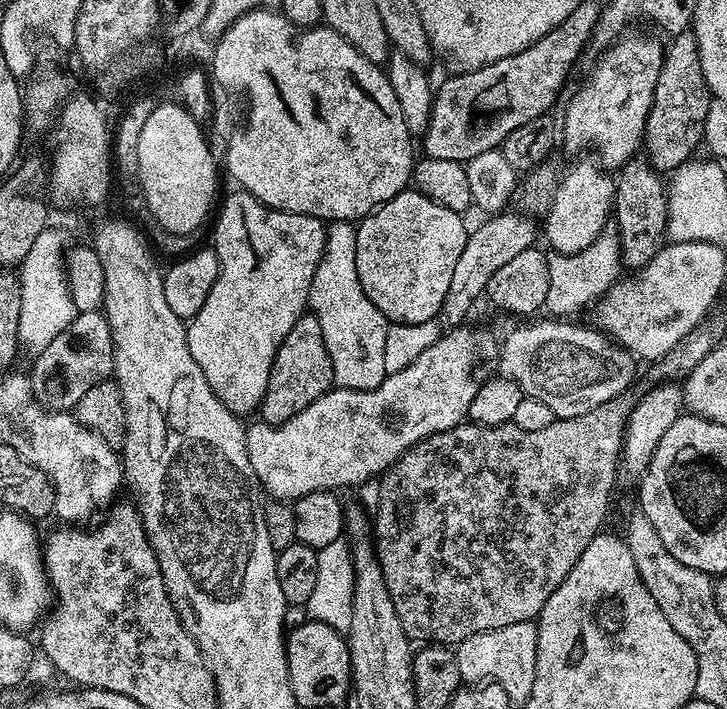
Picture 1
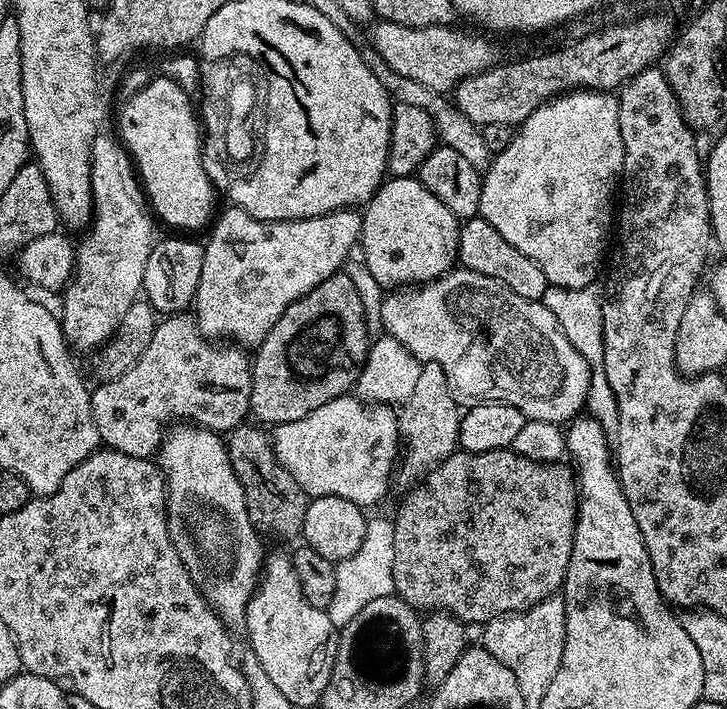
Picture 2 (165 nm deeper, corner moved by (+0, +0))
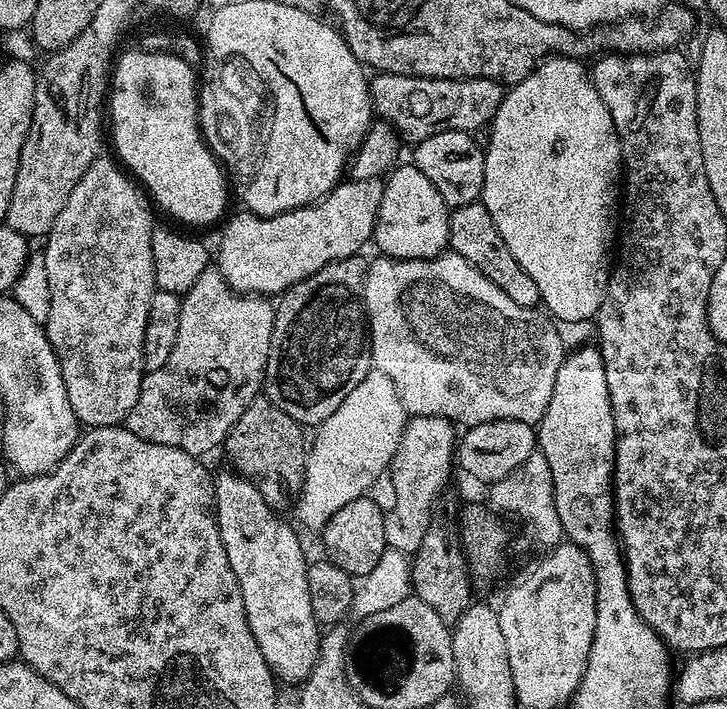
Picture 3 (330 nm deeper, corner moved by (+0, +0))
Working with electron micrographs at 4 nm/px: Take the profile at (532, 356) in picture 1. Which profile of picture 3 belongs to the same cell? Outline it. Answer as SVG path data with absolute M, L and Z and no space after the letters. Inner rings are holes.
M445 250L439 256L434 258L426 258L425 260L394 260L390 256L383 254L377 255L377 260L374 259L369 263L368 273L366 274L366 286L364 287L364 309L368 312L368 335L372 345L372 363L375 371L386 374L386 378L390 378L390 382L394 382L394 390L398 390L398 398L402 398L402 406L405 413L409 417L414 416L441 416L443 419L451 420L456 426L461 426L465 429L478 426L482 422L490 422L491 420L517 420L518 422L526 422L533 426L539 425L542 414L546 414L546 406L550 406L550 394L554 394L554 378L558 378L558 366L562 366L566 349L563 342L558 338L558 330L555 323L547 315L541 314L536 308L527 308L526 306L518 306L518 302L514 302L511 298L506 298L506 294L502 294L502 290L498 290L498 286L494 286L494 282L490 282L490 278L483 276L473 264L466 262L466 258L462 258L456 252Z

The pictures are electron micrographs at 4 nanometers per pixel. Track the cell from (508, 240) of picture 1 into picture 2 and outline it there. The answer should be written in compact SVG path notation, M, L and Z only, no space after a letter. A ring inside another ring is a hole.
M425 361L420 368L417 385L409 398L399 409L399 422L402 457L396 470L396 480L403 486L413 485L445 460L459 445L461 411L457 410L457 399L449 389L442 366Z

